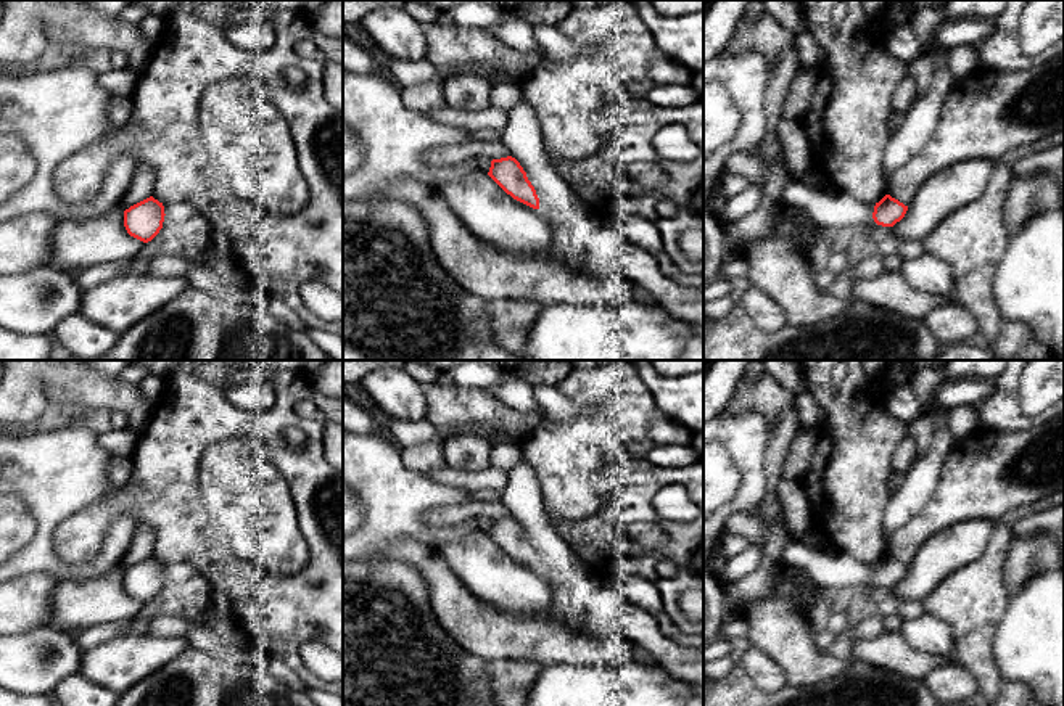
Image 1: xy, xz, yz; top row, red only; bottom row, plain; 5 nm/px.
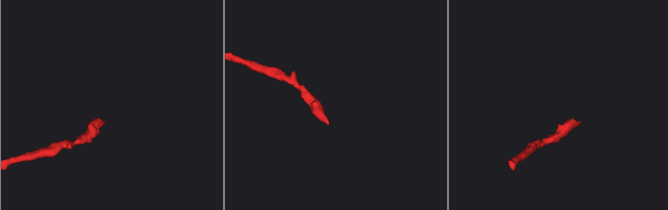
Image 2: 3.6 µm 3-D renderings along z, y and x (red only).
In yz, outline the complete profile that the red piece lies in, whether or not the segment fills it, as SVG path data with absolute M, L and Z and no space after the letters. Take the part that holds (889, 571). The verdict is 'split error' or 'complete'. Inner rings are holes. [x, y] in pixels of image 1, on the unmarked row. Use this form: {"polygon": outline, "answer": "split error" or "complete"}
{"polygon": "M885 555L879 563L876 563L872 579L877 585L893 587L905 577L906 571L908 566L890 555Z", "answer": "complete"}

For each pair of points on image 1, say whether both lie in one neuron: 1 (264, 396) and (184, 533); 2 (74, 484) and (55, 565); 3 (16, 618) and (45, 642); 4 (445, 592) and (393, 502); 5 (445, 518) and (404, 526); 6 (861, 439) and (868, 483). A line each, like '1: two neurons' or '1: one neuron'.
1: two neurons
2: one neuron
3: two neurons
4: two neurons
5: two neurons
6: one neuron

